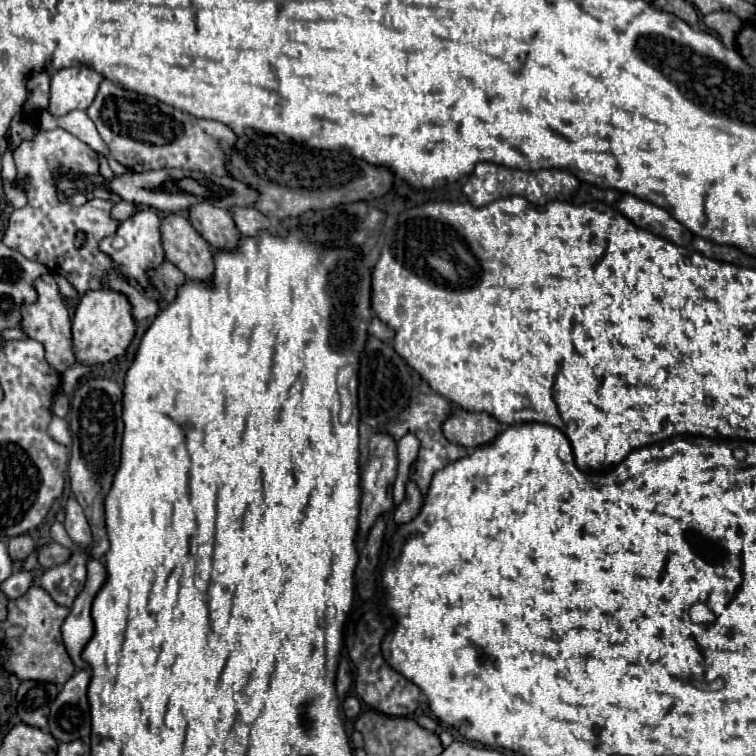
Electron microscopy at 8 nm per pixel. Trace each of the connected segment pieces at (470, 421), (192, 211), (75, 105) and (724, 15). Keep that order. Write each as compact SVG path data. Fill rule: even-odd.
M456 409L442 423L444 437L468 449L484 445L494 433L498 433L498 429L502 429L500 423L488 413L470 413L464 409Z
M196 203L188 209L188 221L192 227L214 247L214 249L230 249L230 245L238 245L238 229L228 215L228 211L210 205Z
M68 67L52 75L50 107L52 115L66 115L74 109L88 109L94 101L102 75L92 67Z
M714 11L714 13L710 13L710 15L704 17L704 25L710 27L710 29L714 29L720 35L722 43L728 49L732 49L734 47L734 37L736 37L736 33L742 27L742 19L738 19L730 11Z

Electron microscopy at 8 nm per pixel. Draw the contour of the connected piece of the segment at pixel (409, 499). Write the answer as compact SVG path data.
M408 479L408 483L406 483L406 497L404 497L404 501L396 507L396 511L394 511L394 521L396 521L396 523L408 523L410 519L416 517L420 505L422 505L422 493L420 493L418 485L416 485L412 479Z

